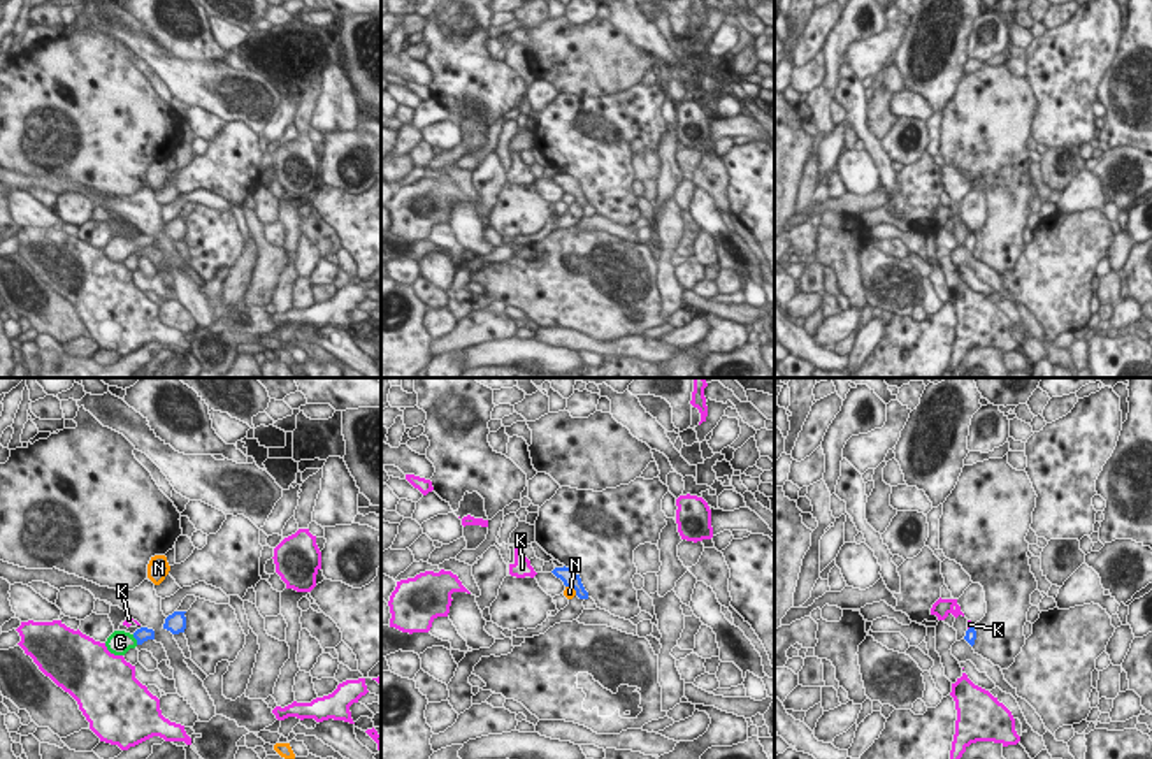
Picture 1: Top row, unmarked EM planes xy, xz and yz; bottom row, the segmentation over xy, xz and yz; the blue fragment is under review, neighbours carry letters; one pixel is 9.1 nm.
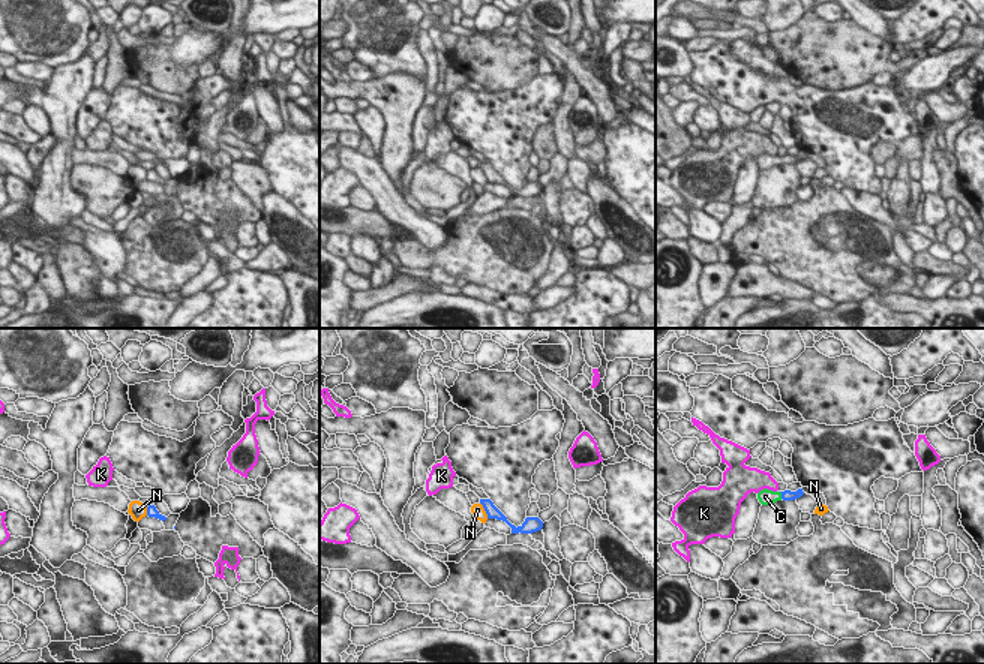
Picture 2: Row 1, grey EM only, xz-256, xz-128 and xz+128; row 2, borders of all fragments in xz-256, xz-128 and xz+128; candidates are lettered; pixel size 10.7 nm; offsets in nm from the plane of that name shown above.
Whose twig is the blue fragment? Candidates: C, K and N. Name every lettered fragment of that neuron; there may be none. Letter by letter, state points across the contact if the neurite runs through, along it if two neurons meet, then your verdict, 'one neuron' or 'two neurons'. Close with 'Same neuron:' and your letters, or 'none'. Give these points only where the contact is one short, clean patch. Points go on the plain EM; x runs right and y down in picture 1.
C: runs through xy (141, 241), (136, 245), (120, 248); one neuron
K: border along yz (972, 232), (968, 236); two neurons
N: border along xz (566, 192), (576, 201); two neurons
Same neuron: C

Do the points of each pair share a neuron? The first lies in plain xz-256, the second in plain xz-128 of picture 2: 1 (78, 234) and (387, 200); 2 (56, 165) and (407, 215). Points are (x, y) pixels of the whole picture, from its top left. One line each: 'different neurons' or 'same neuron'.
1: different neurons
2: different neurons

